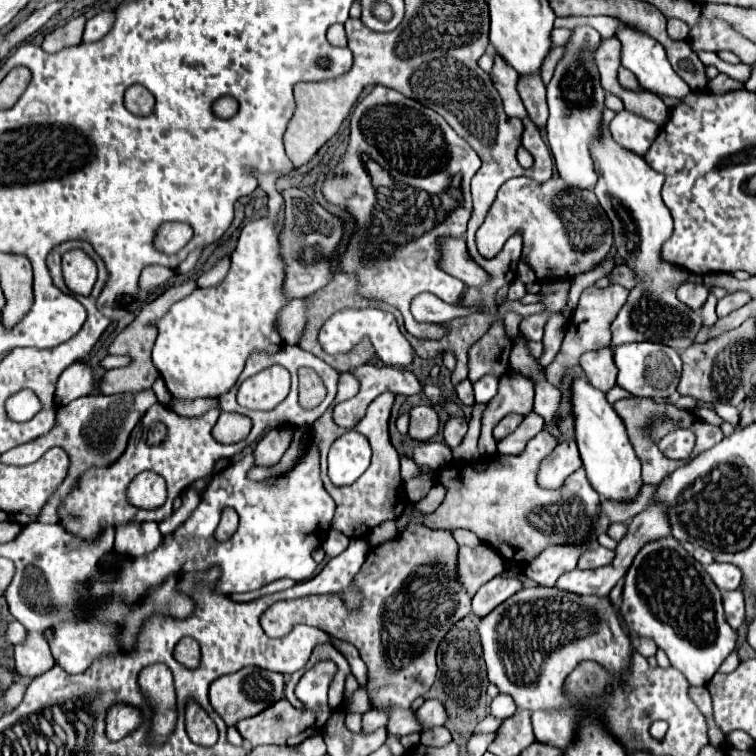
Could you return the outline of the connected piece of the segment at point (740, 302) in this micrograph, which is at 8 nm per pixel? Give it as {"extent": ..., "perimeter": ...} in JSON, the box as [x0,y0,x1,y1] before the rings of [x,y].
{"extent":[716,292,752,318],"perimeter":[[[736,292],[736,294],[726,294],[722,300],[718,300],[716,313],[720,318],[728,316],[732,310],[742,308],[746,302],[750,302],[752,298],[746,292]]]}

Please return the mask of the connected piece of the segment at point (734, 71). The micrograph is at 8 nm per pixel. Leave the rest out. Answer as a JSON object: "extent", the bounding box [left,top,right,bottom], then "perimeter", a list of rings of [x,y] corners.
{"extent":[712,56,752,82],"perimeter":[[[716,56],[716,62],[712,62],[712,64],[714,64],[714,66],[718,66],[718,70],[720,70],[720,72],[724,72],[724,74],[728,74],[728,76],[732,76],[732,78],[740,80],[740,82],[748,80],[748,78],[750,78],[750,74],[752,74],[752,66],[746,66],[746,64],[732,66],[732,64],[722,62],[718,56]]]}

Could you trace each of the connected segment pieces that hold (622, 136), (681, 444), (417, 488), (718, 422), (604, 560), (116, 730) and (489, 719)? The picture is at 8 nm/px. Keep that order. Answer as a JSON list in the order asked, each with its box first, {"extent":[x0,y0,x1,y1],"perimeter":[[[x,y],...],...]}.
[{"extent":[610,110,660,156],"perimeter":[[[622,110],[610,122],[610,132],[622,148],[628,148],[630,152],[644,156],[656,140],[660,128],[642,116]]]},{"extent":[658,428,694,460],"perimeter":[[[680,428],[680,430],[674,430],[670,432],[668,436],[664,436],[658,444],[660,452],[666,456],[666,458],[674,458],[674,460],[686,460],[690,458],[692,454],[692,448],[694,448],[694,432],[692,430],[686,430],[686,428]]]},{"extent":[404,476,434,502],"perimeter":[[[420,476],[420,478],[414,478],[414,480],[408,480],[408,482],[404,484],[406,498],[408,498],[410,502],[420,502],[420,500],[428,494],[428,490],[432,488],[432,484],[434,484],[434,482],[430,482],[426,476]]]},{"extent":[694,408,722,426],"perimeter":[[[698,408],[696,412],[694,412],[700,420],[704,420],[704,422],[708,422],[708,424],[712,424],[712,426],[722,426],[722,418],[714,412],[714,410],[710,410],[710,408]]]},{"extent":[578,546,614,570],"perimeter":[[[598,546],[598,548],[592,548],[588,552],[584,552],[578,560],[578,568],[586,570],[586,568],[600,568],[600,566],[606,566],[606,564],[612,564],[612,556],[614,550],[608,550],[604,546]]]},{"extent":[106,704,142,742],"perimeter":[[[112,704],[106,712],[106,738],[118,742],[134,732],[142,724],[140,708],[132,708],[130,704]]]},{"extent":[475,715,502,733],"perimeter":[[[488,715],[483,721],[481,721],[477,725],[475,733],[485,732],[485,731],[496,732],[498,728],[500,728],[500,724],[502,724],[501,719],[496,718],[492,715]]]}]

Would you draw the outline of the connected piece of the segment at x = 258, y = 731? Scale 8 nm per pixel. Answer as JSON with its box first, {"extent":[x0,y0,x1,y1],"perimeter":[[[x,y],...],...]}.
{"extent":[236,660,336,746],"perimeter":[[[322,660],[320,664],[314,664],[304,676],[300,679],[296,686],[296,696],[304,704],[304,708],[290,708],[288,700],[278,700],[276,704],[272,704],[270,708],[266,708],[264,712],[260,712],[258,716],[240,720],[236,724],[238,732],[242,734],[242,738],[250,744],[250,746],[260,746],[269,744],[286,744],[286,746],[298,746],[300,742],[304,742],[306,738],[318,734],[326,720],[328,720],[328,710],[326,710],[326,698],[328,698],[328,686],[332,682],[332,676],[336,674],[336,664],[332,664],[330,660]]]}

